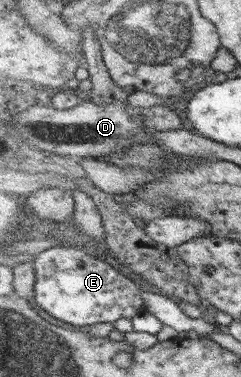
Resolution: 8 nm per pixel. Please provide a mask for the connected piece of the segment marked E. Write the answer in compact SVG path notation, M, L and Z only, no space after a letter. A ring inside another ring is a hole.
M50 247L41 251L32 258L34 261L34 275L25 281L25 284L33 289L36 304L63 322L74 326L91 326L99 322L117 322L121 318L133 318L139 312L146 310L144 301L144 287L135 282L133 278L121 274L116 267L111 266L107 259L87 254L83 249L73 247Z

